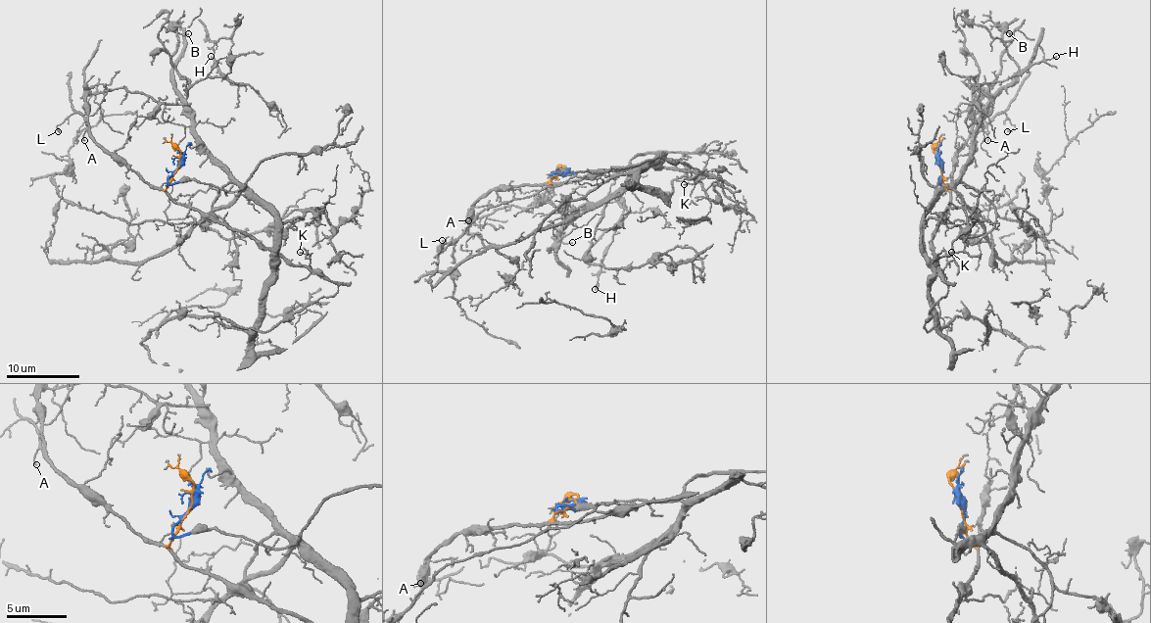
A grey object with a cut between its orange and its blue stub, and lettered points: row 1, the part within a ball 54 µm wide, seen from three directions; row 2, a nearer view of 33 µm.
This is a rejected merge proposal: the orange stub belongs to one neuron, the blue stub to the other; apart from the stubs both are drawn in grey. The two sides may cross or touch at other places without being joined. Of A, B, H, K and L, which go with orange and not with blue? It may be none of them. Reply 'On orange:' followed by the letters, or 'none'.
On orange: A, K, L

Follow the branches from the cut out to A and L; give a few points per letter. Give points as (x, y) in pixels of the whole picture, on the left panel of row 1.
A: (178, 164), (172, 180), (164, 189), (151, 187), (107, 153), (87, 130), (83, 134), (85, 140)
L: (178, 164), (172, 180), (164, 189), (151, 187), (107, 153), (77, 113), (71, 115), (58, 130)

